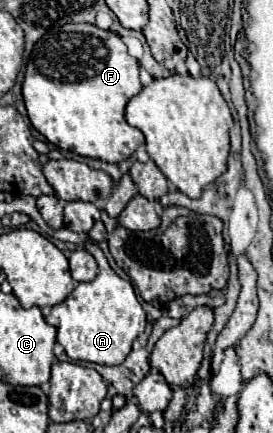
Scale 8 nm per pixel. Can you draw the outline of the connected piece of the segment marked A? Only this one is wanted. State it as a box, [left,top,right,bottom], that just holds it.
[45,241,147,365]

